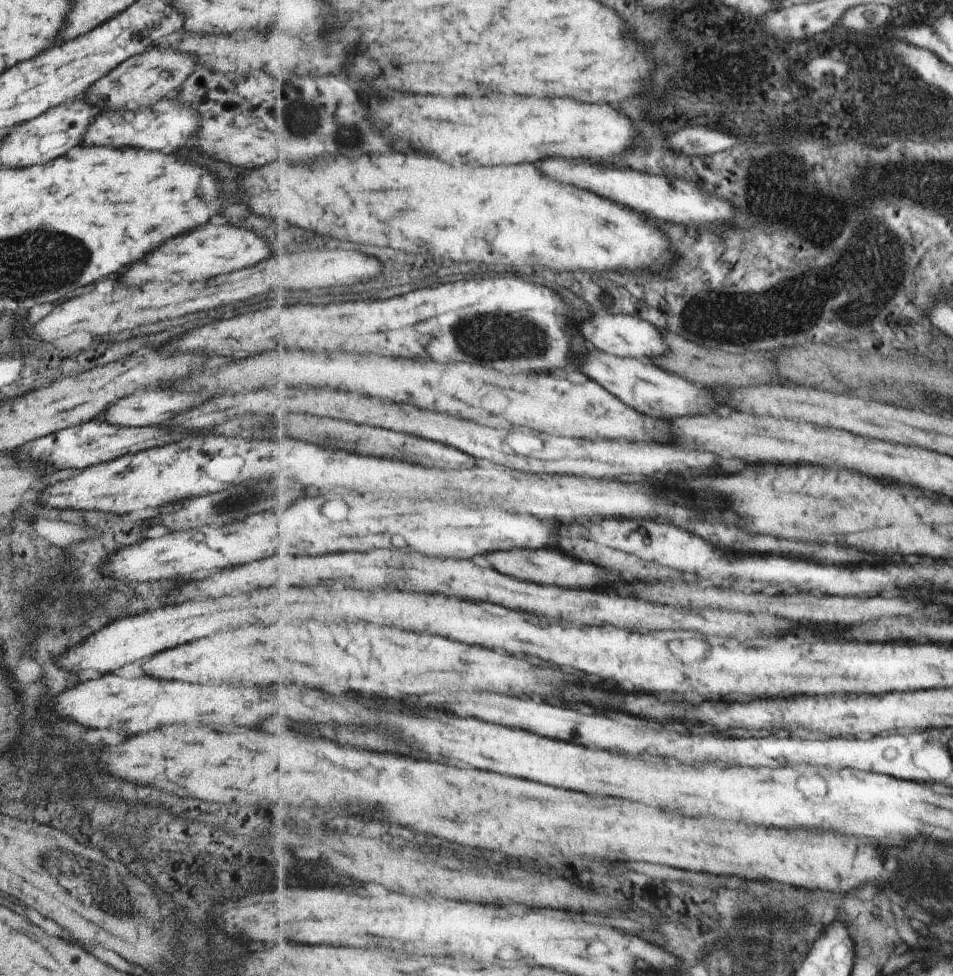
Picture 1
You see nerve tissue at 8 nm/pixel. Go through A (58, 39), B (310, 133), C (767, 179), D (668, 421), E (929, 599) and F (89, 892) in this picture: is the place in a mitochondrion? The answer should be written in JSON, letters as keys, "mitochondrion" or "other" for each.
{"A":"other","B":"mitochondrion","C":"mitochondrion","D":"other","E":"other","F":"mitochondrion"}

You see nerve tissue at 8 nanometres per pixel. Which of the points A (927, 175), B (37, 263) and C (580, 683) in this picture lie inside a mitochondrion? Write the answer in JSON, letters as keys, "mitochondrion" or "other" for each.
{"A":"mitochondrion","B":"mitochondrion","C":"other"}

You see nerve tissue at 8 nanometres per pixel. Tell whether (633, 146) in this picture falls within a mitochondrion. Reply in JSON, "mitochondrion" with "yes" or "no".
{"mitochondrion":"no"}

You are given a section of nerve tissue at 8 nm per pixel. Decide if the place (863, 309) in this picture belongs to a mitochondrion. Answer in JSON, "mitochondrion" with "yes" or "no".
{"mitochondrion":"yes"}

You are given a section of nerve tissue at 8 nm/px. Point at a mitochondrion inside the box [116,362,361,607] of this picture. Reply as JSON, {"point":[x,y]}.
{"point":[245,498]}

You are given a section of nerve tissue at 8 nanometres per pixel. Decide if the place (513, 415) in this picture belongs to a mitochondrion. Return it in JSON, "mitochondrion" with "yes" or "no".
{"mitochondrion":"no"}

